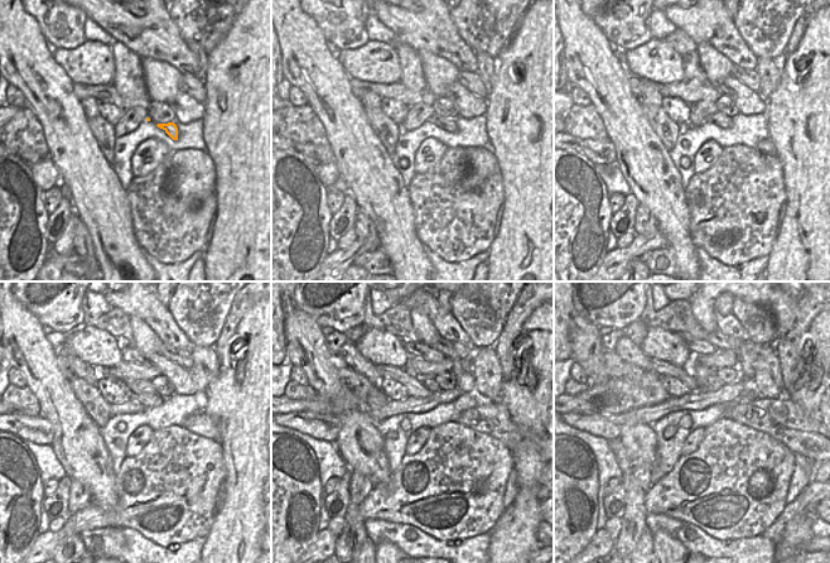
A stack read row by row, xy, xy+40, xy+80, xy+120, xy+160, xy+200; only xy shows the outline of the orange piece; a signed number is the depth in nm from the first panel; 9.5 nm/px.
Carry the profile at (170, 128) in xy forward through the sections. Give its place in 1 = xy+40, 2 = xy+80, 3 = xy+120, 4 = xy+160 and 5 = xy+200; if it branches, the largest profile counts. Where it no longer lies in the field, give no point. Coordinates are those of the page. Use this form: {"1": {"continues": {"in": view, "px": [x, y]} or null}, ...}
{"1": {"continues": {"in": "xy+40", "px": [448, 124]}}, "2": {"continues": {"in": "xy+80", "px": [718, 118]}}, "3": {"continues": {"in": "xy+120", "px": [153, 399]}}, "4": {"continues": {"in": "xy+160", "px": [414, 386]}}, "5": {"continues": {"in": "xy+200", "px": [661, 367]}}}

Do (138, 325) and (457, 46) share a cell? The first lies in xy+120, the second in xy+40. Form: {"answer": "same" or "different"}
{"answer": "different"}

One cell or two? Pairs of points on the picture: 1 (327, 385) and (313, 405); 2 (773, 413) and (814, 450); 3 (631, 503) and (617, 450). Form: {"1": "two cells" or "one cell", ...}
{"1": "two cells", "2": "one cell", "3": "one cell"}

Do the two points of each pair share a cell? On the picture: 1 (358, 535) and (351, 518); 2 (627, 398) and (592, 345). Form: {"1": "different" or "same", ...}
{"1": "same", "2": "different"}

